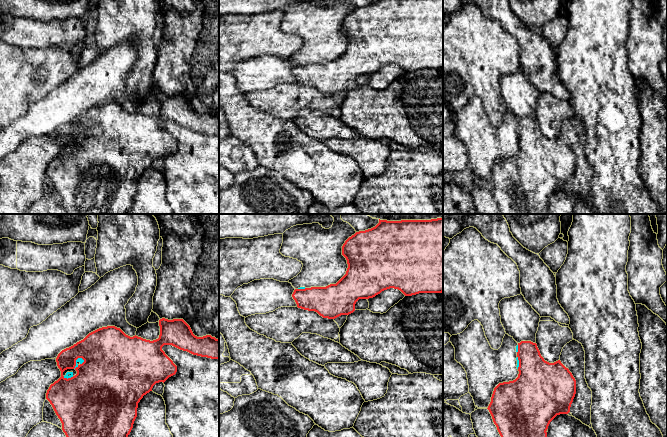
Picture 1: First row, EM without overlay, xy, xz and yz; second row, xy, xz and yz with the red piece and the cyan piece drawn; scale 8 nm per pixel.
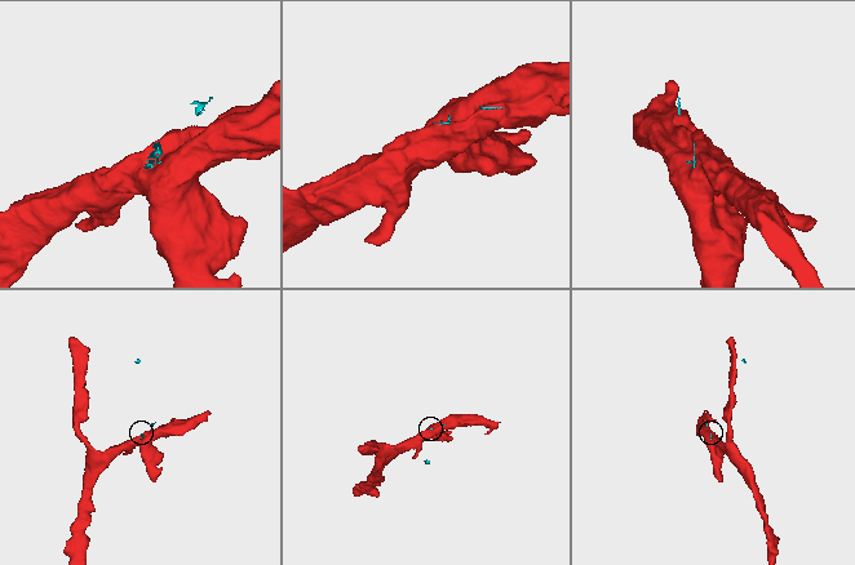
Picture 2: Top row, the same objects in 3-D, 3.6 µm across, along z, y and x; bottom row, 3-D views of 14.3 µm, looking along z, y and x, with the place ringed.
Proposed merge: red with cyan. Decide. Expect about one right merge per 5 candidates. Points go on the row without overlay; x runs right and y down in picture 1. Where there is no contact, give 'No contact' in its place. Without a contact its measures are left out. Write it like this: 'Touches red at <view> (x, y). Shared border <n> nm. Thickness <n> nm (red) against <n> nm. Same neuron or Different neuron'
Touches red at xy (75, 138). Shared border 120 nm. Thickness 400 nm (red) against 40 nm. Different neuron

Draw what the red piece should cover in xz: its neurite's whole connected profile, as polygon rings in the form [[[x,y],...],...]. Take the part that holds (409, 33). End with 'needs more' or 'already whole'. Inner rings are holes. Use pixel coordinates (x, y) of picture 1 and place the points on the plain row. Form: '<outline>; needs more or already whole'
[[[377,0],[349,13],[342,22],[342,31],[348,40],[346,50],[336,60],[326,63],[295,65],[292,73],[298,84],[335,95],[353,89],[359,75],[373,74],[390,64],[400,66],[405,72],[443,68],[443,0]]]; already whole

